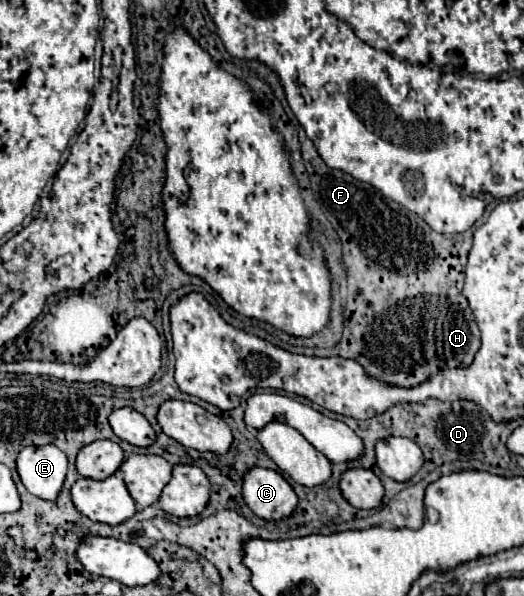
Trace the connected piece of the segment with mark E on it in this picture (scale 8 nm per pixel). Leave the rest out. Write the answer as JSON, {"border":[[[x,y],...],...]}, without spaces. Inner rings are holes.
{"border":[[[54,445],[26,447],[20,451],[18,475],[24,487],[46,501],[54,501],[66,479],[66,455]]]}

